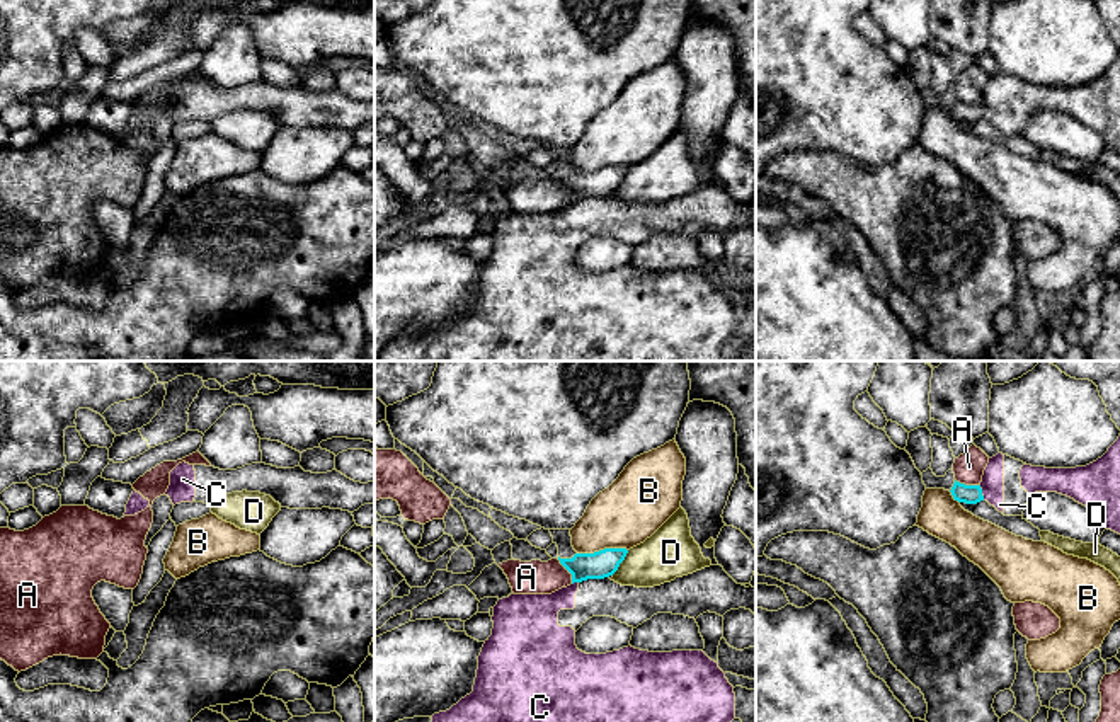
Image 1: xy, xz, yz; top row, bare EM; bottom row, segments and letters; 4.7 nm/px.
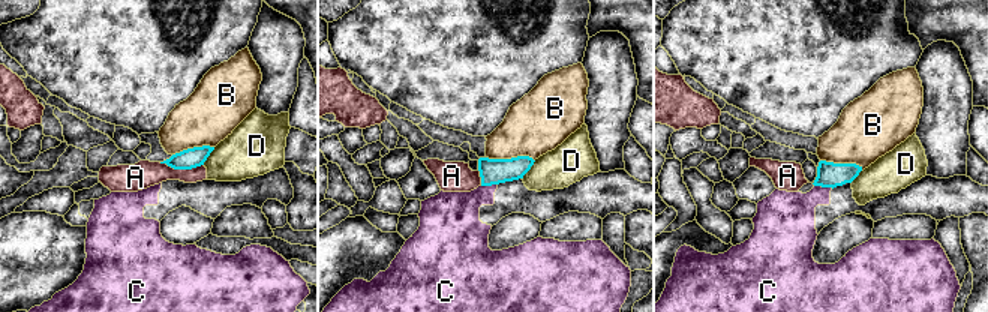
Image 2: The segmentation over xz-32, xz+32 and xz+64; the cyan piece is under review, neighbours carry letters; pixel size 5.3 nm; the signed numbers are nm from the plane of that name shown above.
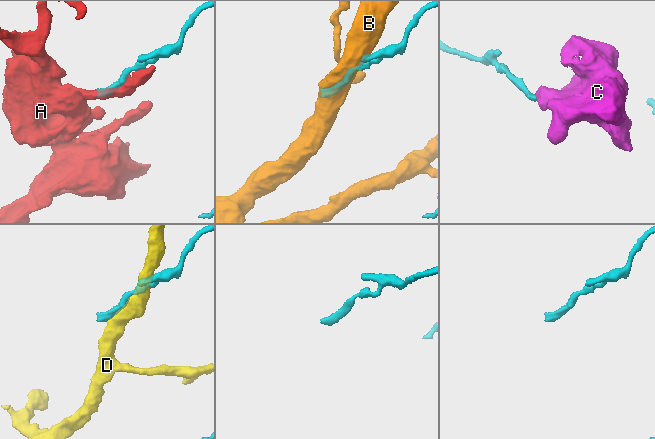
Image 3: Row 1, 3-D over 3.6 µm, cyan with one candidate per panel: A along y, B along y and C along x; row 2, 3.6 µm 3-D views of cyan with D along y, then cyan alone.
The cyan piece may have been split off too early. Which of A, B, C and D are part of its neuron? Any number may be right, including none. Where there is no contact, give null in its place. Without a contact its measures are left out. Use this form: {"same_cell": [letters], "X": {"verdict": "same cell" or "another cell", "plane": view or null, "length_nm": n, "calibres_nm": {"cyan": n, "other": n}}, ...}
{"same_cell": [], "A": {"verdict": "another cell", "plane": "xz", "length_nm": 140, "calibres_nm": {"cyan": 130, "other": 160}}, "B": {"verdict": "another cell", "plane": "xz", "length_nm": 240, "calibres_nm": {"cyan": 130, "other": 300}}, "C": {"verdict": "another cell", "plane": "yz", "length_nm": 80, "calibres_nm": {"cyan": 100, "other": 110}}, "D": {"verdict": "another cell", "plane": "xz", "length_nm": 150, "calibres_nm": {"cyan": 130, "other": 240}}}

